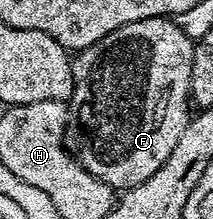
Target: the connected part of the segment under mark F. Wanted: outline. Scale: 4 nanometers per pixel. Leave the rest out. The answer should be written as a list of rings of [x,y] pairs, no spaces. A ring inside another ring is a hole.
[[[155,16],[154,18],[142,18],[138,22],[130,22],[102,38],[94,46],[85,48],[75,53],[72,60],[72,98],[70,101],[70,116],[78,127],[84,131],[84,149],[78,152],[80,165],[94,178],[106,182],[114,190],[127,190],[146,182],[150,174],[158,171],[158,166],[170,158],[178,138],[182,138],[182,130],[186,130],[190,119],[190,101],[192,98],[192,59],[194,58],[194,40],[188,37],[180,29],[175,19],[167,16]]]

